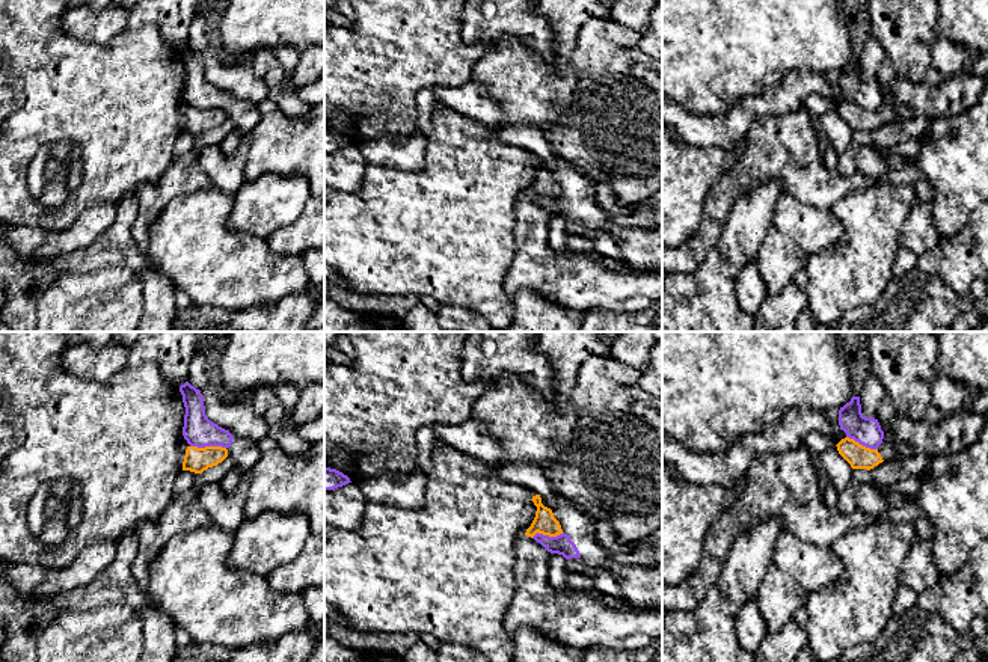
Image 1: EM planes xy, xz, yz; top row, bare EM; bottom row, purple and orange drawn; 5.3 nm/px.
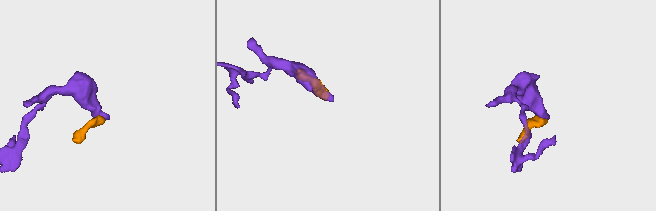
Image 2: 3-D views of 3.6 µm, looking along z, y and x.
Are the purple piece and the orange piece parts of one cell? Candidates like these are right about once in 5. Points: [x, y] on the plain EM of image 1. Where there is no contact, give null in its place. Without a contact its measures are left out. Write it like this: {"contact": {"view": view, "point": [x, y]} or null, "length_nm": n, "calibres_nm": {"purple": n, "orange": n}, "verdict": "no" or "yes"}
{"contact": {"view": "xy", "point": [208, 107]}, "length_nm": 190, "calibres_nm": {"purple": 170, "orange": 130}, "verdict": "no"}

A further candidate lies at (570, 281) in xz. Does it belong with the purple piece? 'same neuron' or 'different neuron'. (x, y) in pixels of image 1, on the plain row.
different neuron

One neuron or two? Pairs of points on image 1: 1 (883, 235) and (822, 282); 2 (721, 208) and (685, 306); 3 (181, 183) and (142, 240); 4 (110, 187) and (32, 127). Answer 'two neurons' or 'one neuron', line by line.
1: one neuron
2: two neurons
3: one neuron
4: one neuron

